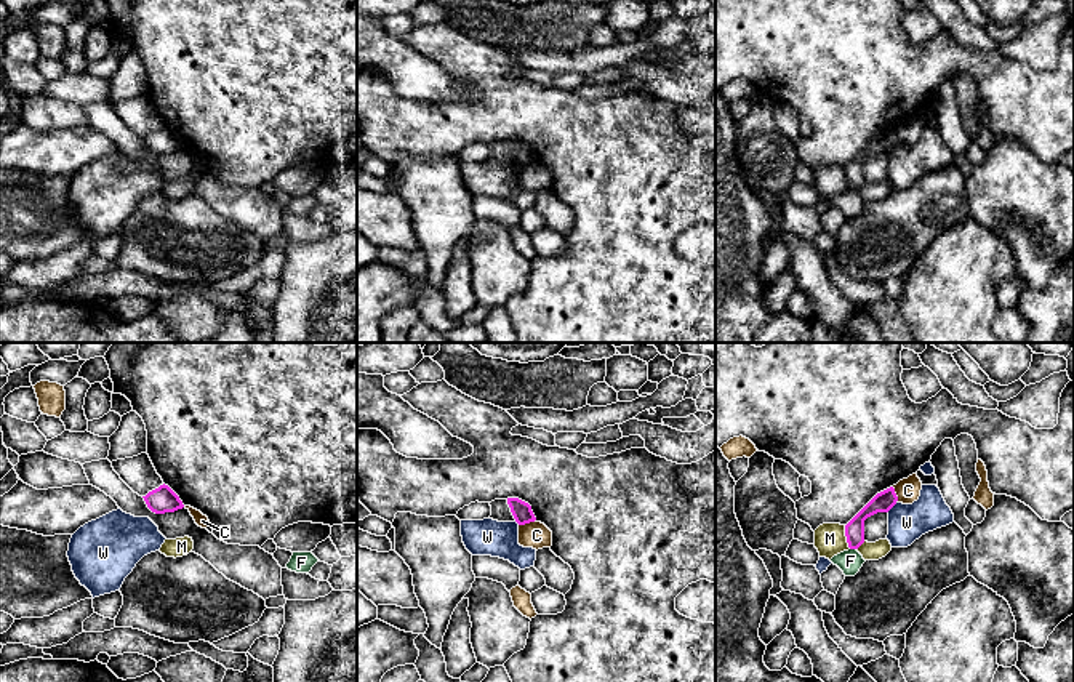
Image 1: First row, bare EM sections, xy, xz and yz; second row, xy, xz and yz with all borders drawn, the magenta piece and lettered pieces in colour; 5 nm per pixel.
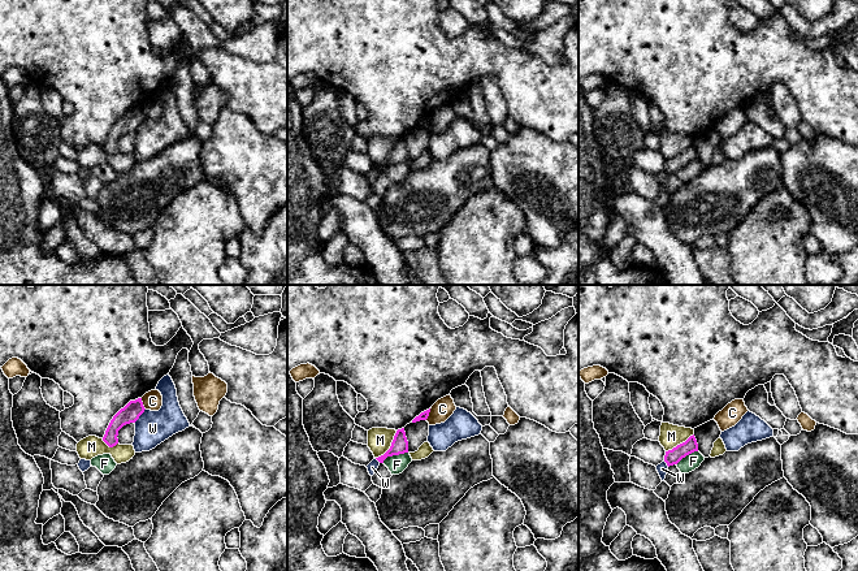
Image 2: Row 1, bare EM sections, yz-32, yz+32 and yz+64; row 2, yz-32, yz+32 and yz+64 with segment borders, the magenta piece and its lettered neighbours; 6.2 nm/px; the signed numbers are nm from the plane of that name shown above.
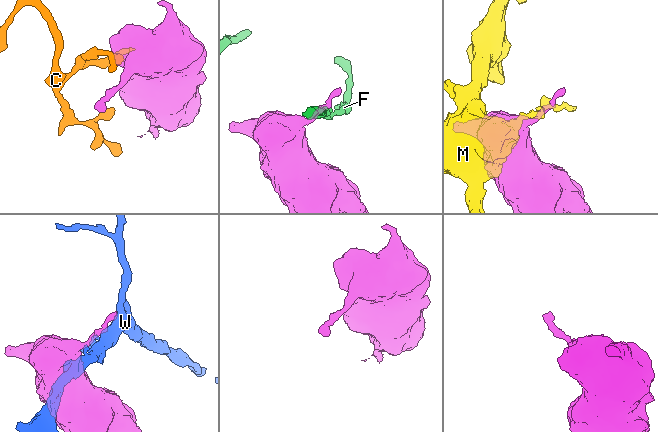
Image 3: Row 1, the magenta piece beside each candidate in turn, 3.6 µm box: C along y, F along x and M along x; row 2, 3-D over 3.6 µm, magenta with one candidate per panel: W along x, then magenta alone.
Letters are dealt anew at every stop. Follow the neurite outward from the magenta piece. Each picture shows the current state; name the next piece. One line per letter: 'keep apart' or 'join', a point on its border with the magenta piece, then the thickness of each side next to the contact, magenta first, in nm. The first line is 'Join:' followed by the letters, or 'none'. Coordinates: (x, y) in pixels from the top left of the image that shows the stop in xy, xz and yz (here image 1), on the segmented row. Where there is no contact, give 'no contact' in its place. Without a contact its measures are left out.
Join: none
C: keep apart | xz (527, 522) | 100/140 nm
F: keep apart | yz (853, 548) | 100/120 nm
M: keep apart | yz (845, 535) | 100/160 nm
W: keep apart | yz (892, 506) | 100/190 nm

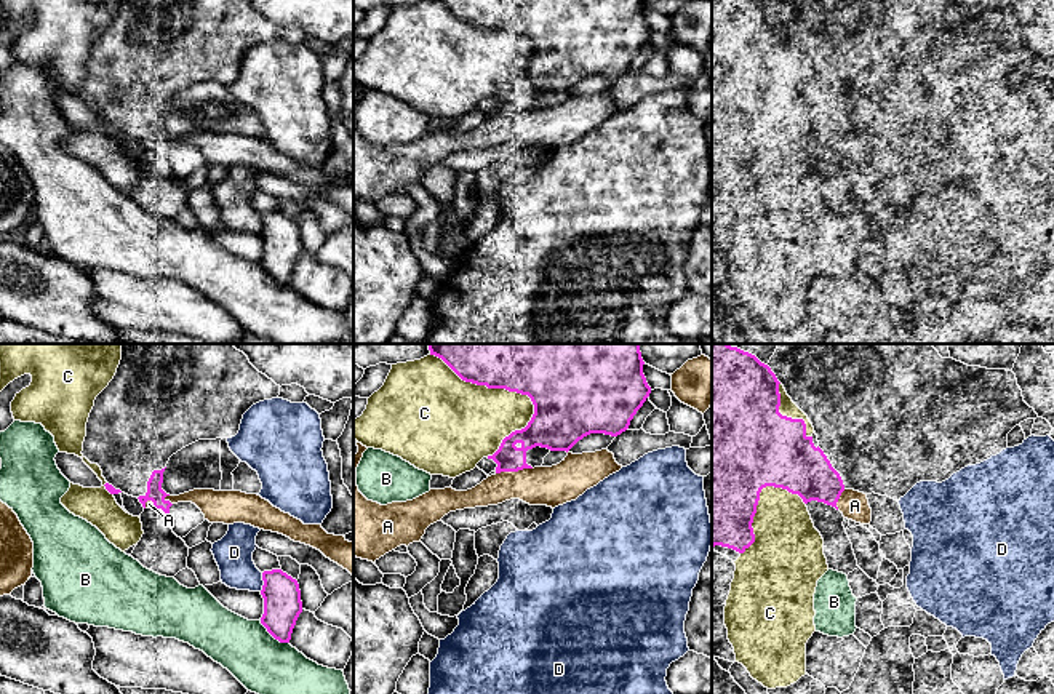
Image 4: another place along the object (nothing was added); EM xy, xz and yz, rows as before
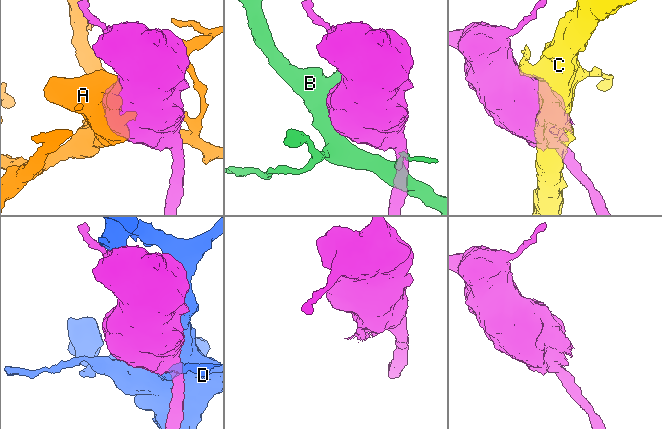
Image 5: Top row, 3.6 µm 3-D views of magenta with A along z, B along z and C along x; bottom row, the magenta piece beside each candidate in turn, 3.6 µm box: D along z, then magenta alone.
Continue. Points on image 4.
Join: none
A: keep apart | xz (514, 470) | 160/200 nm
B: keep apart | xy (274, 637) | 190/280 nm
C: keep apart | xz (493, 387) | 460/420 nm
D: keep apart | xy (264, 582) | 190/190 nm

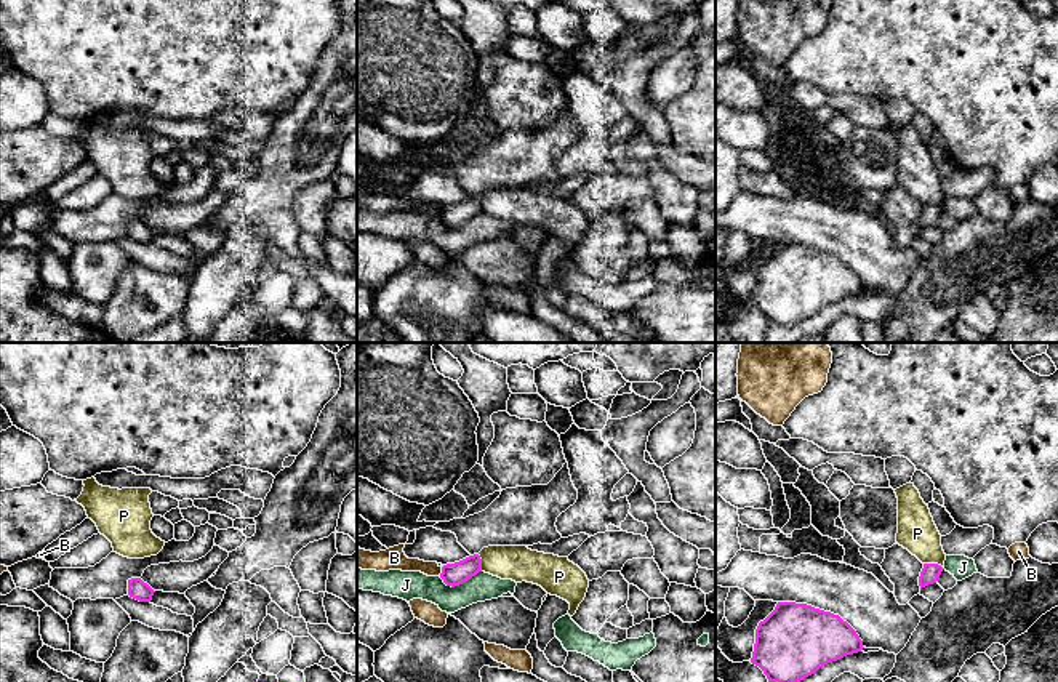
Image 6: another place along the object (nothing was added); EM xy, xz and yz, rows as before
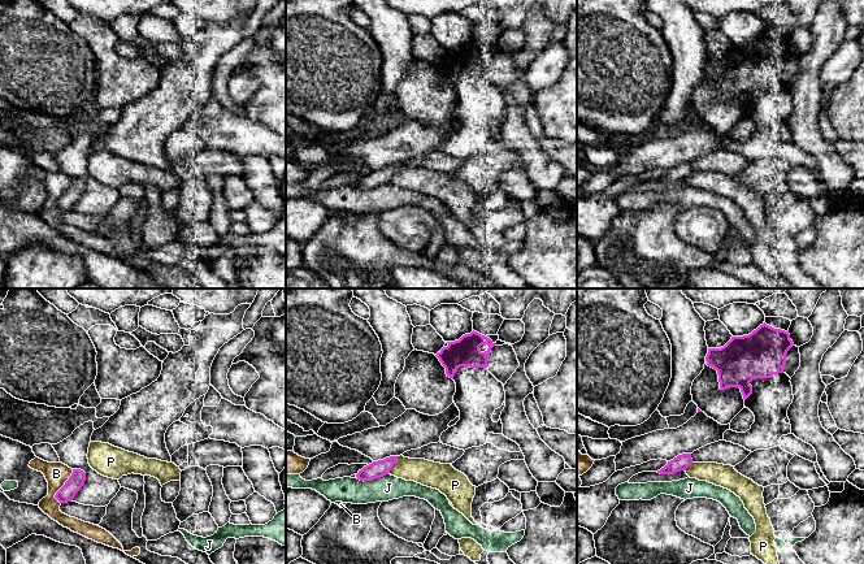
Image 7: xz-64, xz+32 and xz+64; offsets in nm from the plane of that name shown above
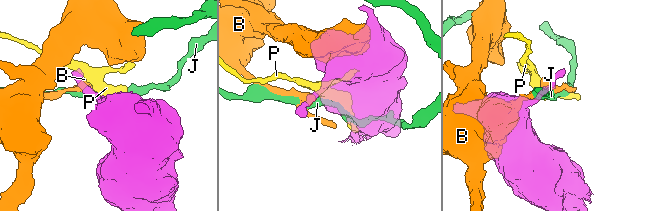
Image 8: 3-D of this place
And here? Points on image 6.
Join: none
B: keep apart | xz (442, 572) | 110/110 nm
J: keep apart | xz (460, 583) | 110/140 nm
P: keep apart | yz (933, 564) | 90/200 nm

